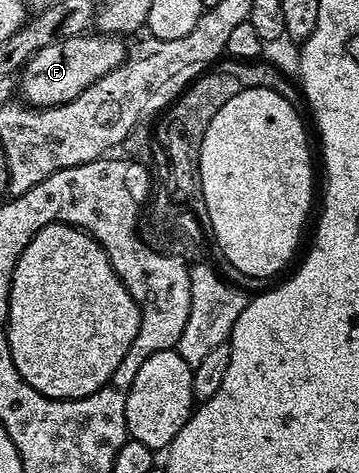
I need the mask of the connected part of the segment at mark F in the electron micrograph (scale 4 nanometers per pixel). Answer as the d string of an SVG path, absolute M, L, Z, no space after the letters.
M85 33L72 35L69 39L60 39L54 45L46 45L46 49L38 49L34 57L19 72L20 91L23 102L33 107L57 107L63 103L74 101L94 81L106 77L126 58L125 40L119 35L107 33Z

